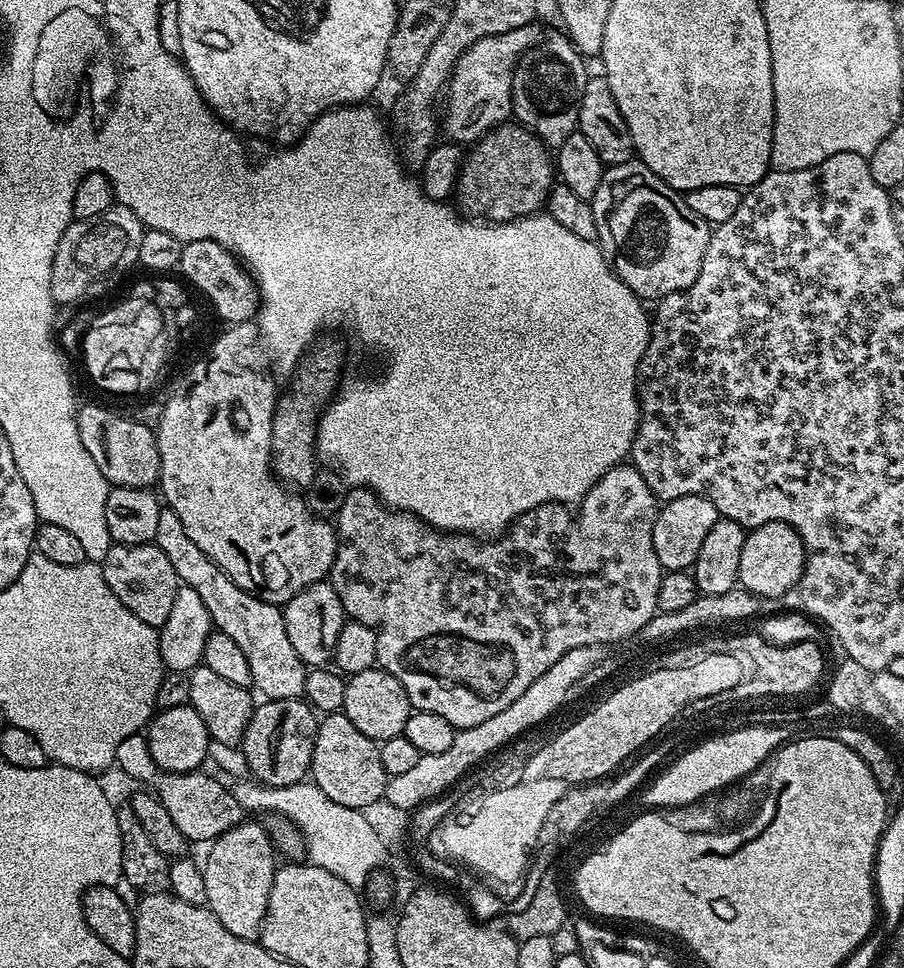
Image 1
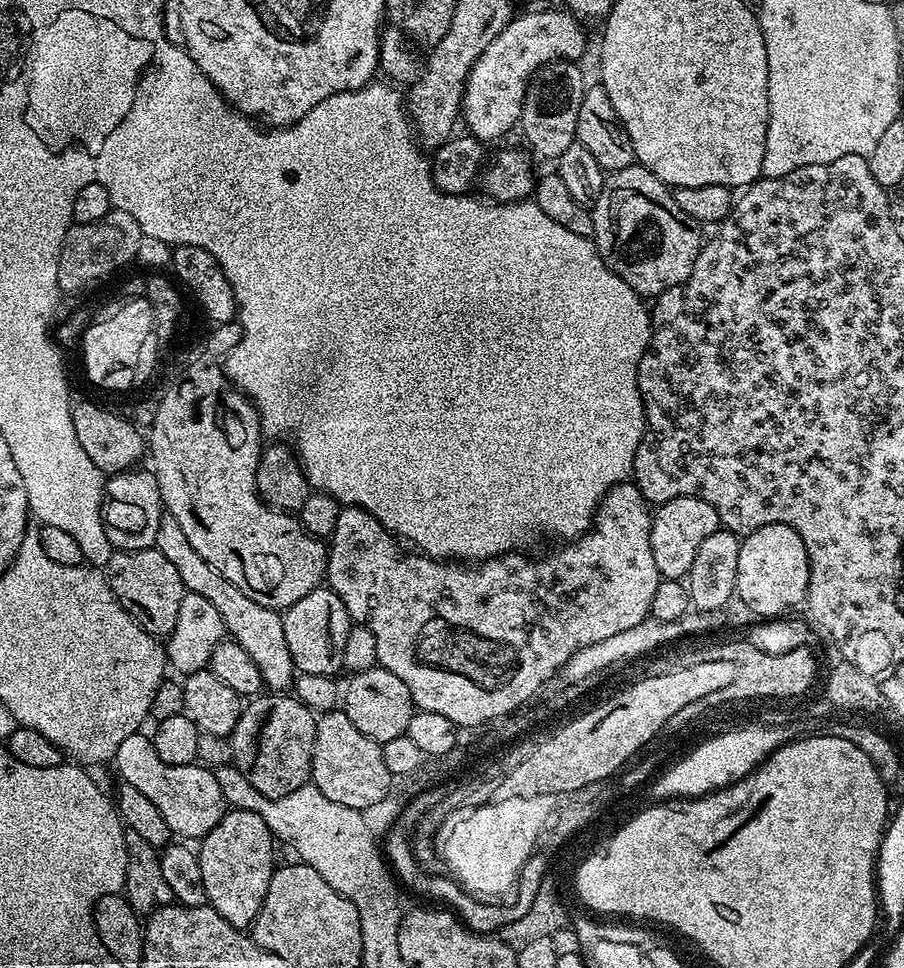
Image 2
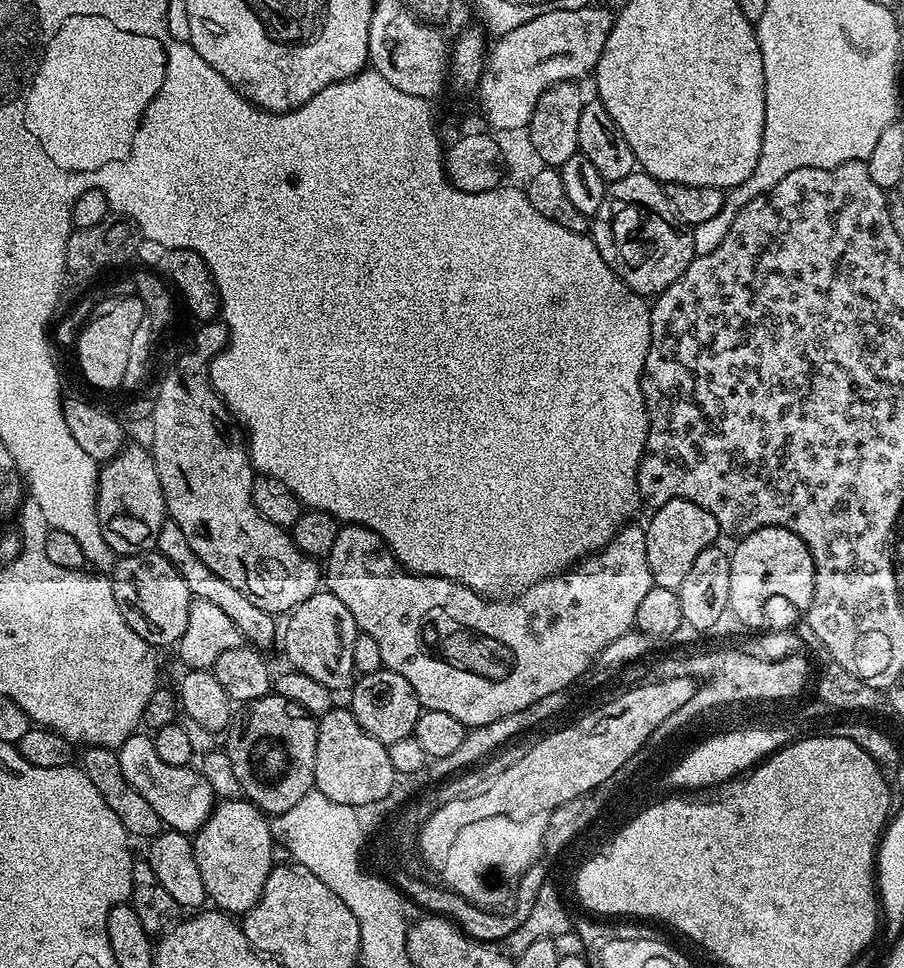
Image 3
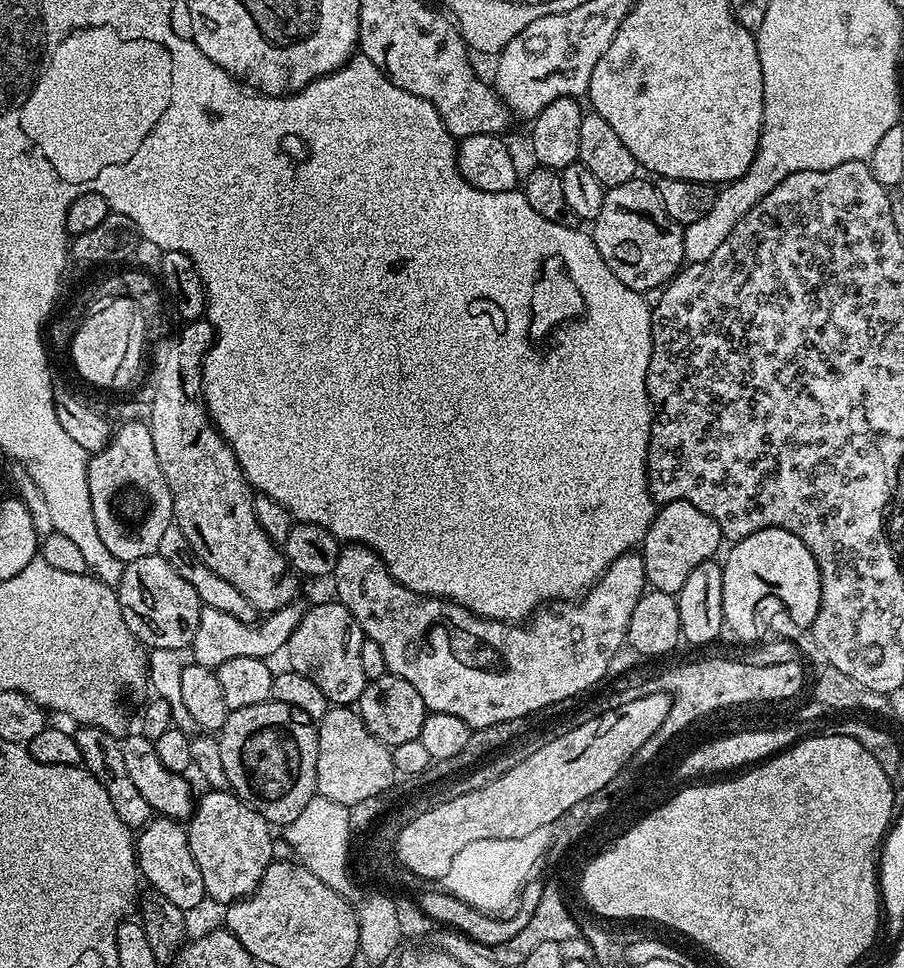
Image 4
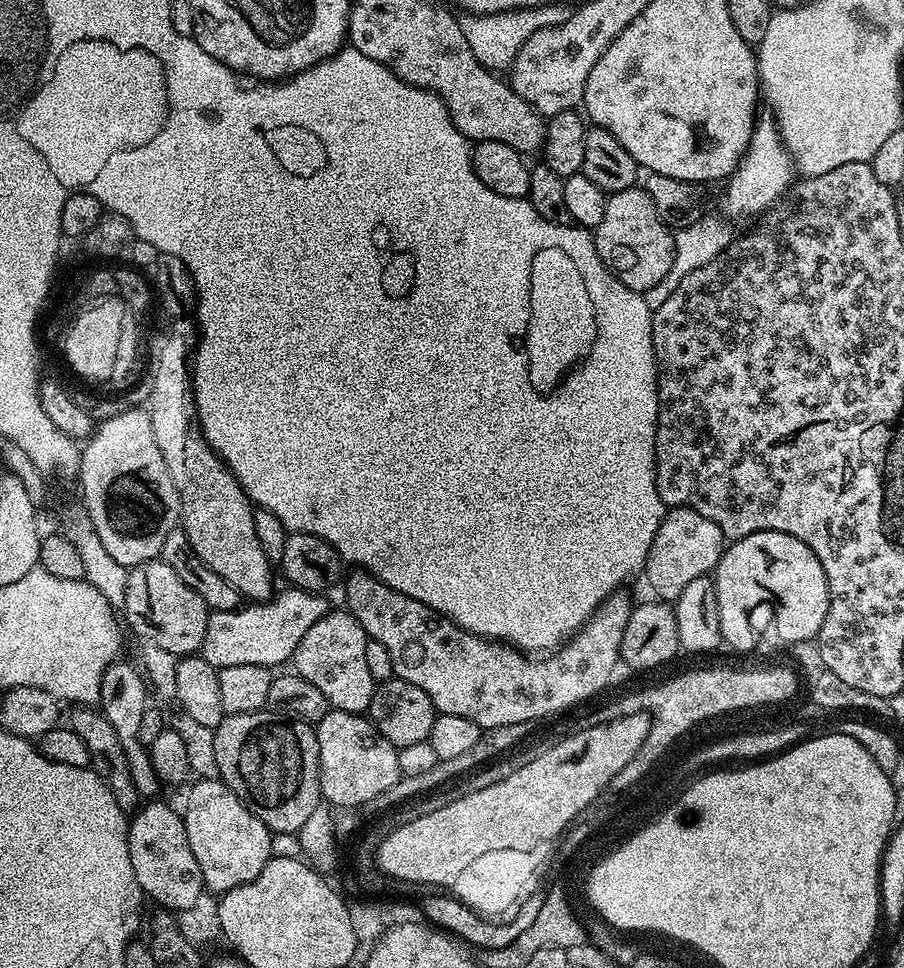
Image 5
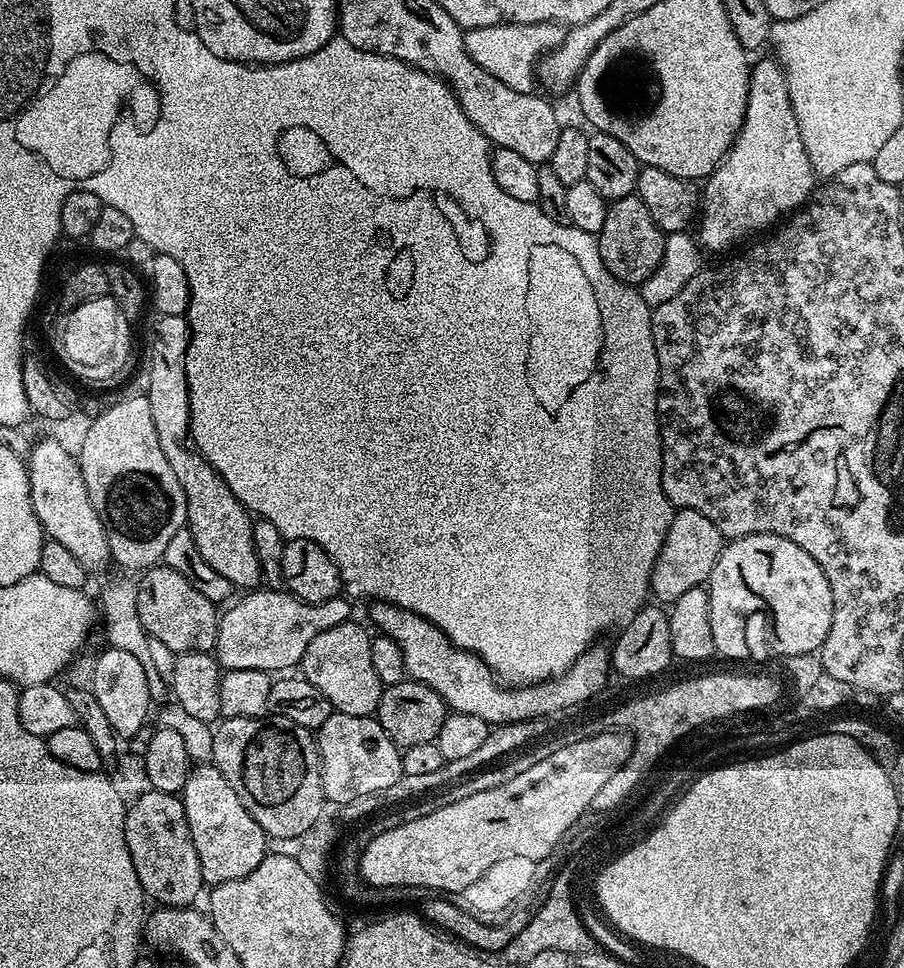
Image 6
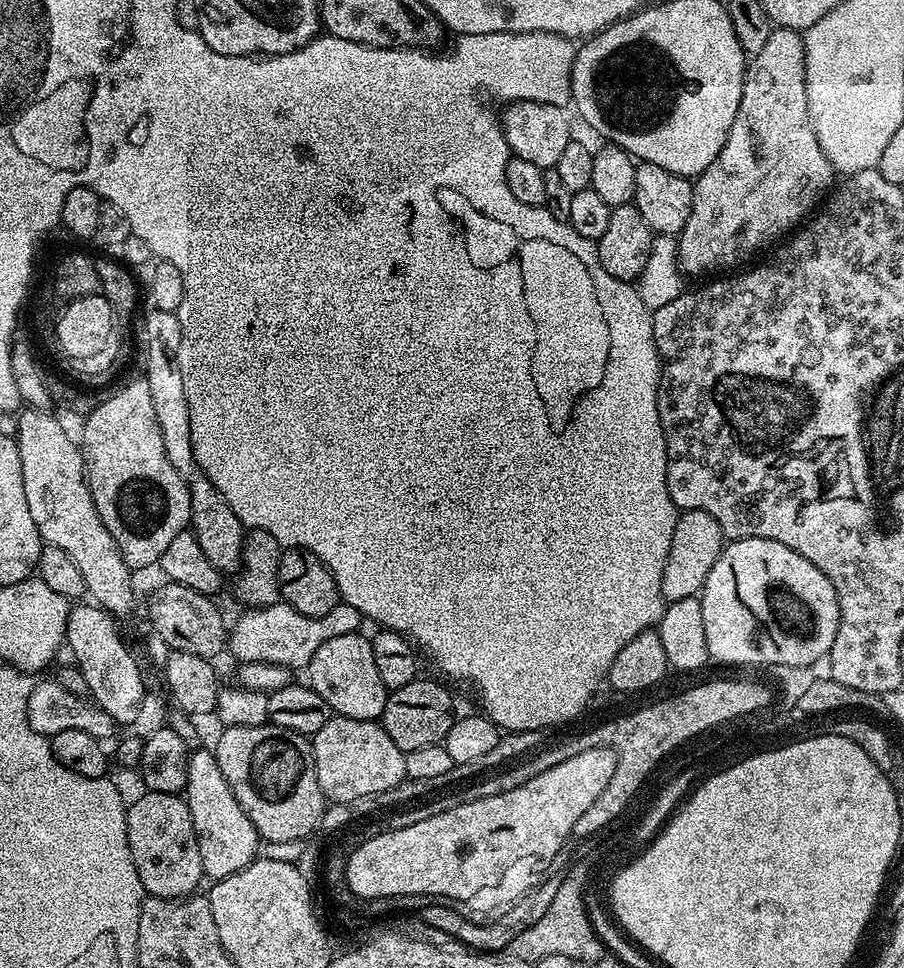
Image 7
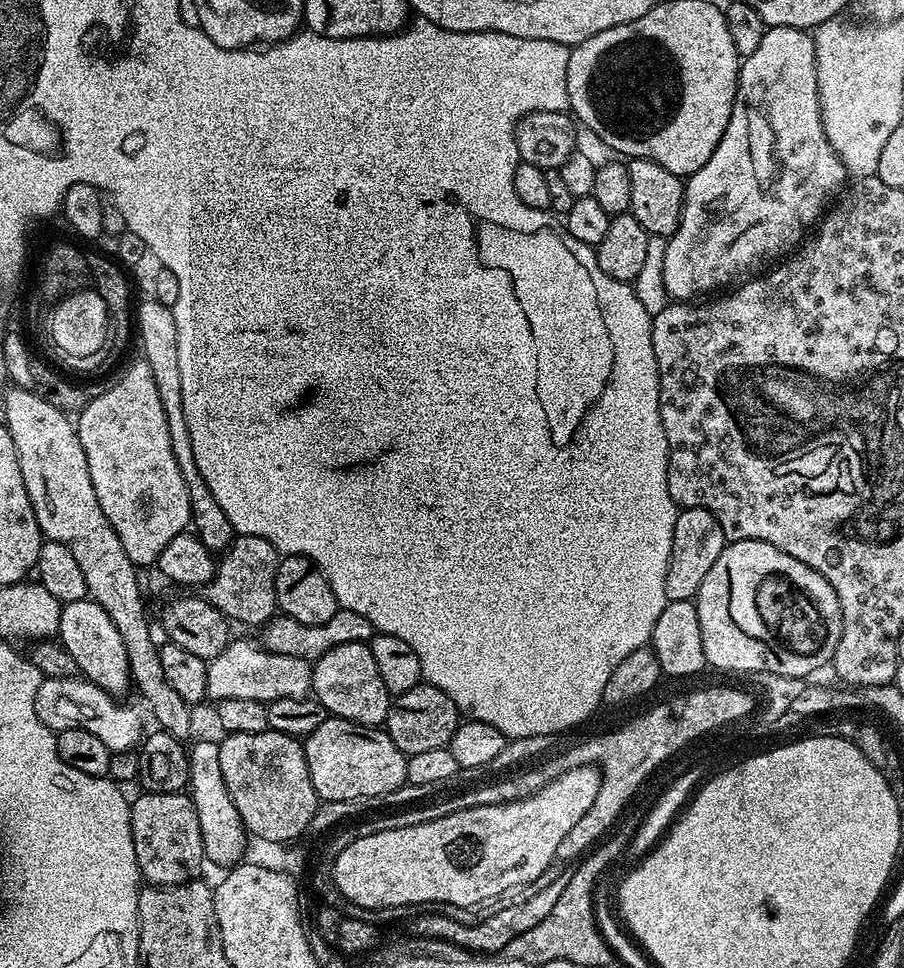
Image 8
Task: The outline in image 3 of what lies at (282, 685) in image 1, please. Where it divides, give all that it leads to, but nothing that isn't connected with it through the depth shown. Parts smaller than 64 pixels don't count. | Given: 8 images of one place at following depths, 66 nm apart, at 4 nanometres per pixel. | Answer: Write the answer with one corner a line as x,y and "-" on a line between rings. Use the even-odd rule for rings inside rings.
170,518
165,519
162,530
158,530
155,551
171,562
174,570
178,570
178,574
182,574
182,582
186,582
186,586
190,586
195,599
214,602
214,606
220,607
232,619
234,626
238,626
241,637
251,647
268,650
275,640
277,643
277,617
273,613
260,609
259,606
254,606
254,602
250,602
250,598
246,598
246,594
242,594
242,590
234,590
234,586
230,586
230,582
226,582
226,578
218,578
218,574
214,574
214,570
210,570
210,566
206,566
206,562
202,562
202,558
198,558
198,554
194,554
194,550
190,550
190,542
186,542
186,534
182,534
178,522
174,522

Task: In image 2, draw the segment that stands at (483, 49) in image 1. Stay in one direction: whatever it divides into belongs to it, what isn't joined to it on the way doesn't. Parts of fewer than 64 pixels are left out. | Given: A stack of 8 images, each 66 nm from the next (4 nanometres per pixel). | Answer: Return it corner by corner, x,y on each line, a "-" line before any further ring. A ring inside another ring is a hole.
561,10
561,12
524,12
521,16
520,13
513,15
506,30
502,30
502,34
498,34
498,38
494,38
494,42
490,42
490,46
486,46
486,50
482,50
482,56
478,58
478,62
474,62
474,66
466,78
462,105
463,127
465,124
468,127
465,129
471,135
485,142
496,140
499,136
506,135
511,128
515,129
520,122
522,102
533,74
539,68
553,62
579,61
581,59
579,56
583,54
584,47
588,44
588,36
584,33
584,28
585,25
567,10

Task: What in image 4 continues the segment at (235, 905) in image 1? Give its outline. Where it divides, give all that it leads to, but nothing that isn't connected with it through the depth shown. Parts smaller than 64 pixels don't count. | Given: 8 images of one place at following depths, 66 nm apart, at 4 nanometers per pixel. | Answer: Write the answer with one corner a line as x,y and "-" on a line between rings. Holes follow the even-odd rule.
208,790
205,796
195,801
195,809
192,811
190,819
187,821
188,841
190,842
190,854
194,854
194,862
198,862
198,870
202,870
202,886
204,887
205,897
209,901
217,900
220,906
233,904
235,900
242,900
246,896
251,896
252,892
258,886
258,882
262,882
262,874
268,869
268,865
273,863
272,856
272,832
267,820
262,818
262,814
255,812
245,800
240,799
235,792
231,790

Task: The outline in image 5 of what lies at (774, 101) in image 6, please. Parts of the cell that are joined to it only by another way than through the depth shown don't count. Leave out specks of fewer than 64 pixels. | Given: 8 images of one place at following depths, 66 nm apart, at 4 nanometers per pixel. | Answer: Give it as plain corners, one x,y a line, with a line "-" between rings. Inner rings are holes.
757,119
756,126
752,129
752,137
748,143
748,148
744,152
744,157
723,185
723,187
725,186
725,210
723,209
723,211
729,217
759,217
760,213
772,207
777,200
783,200
788,189
794,183
792,155
788,153
788,149
784,146
784,140
780,136
780,130
776,126
775,119
767,119

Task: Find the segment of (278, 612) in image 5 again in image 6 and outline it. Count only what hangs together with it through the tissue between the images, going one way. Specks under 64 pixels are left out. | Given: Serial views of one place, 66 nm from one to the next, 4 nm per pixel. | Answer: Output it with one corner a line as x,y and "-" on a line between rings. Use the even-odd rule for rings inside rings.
287,590
260,591
245,591
240,601
237,599
229,603
219,613
220,625
214,655
221,669
287,673
299,665
302,654
306,654
306,646
310,646
310,642
314,642
322,630
347,624
353,619
352,608
343,595
321,604
307,604

